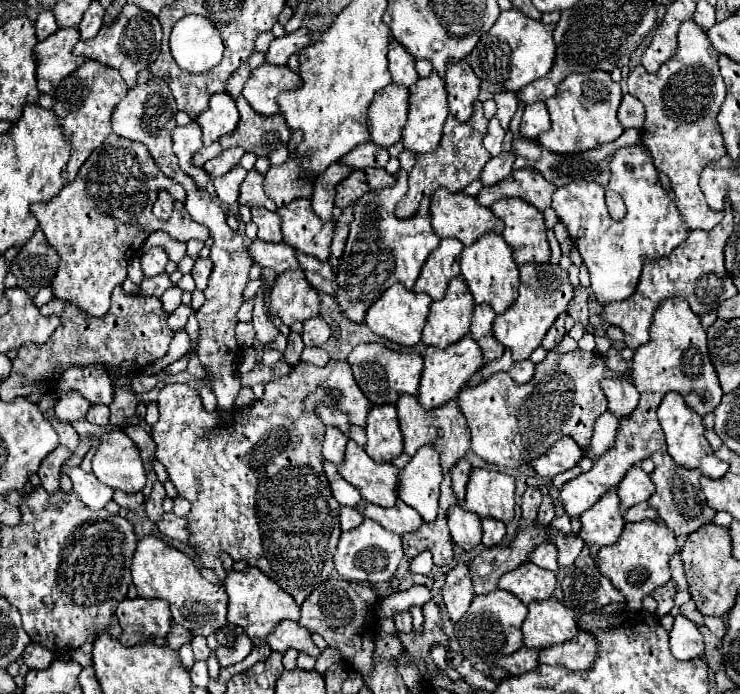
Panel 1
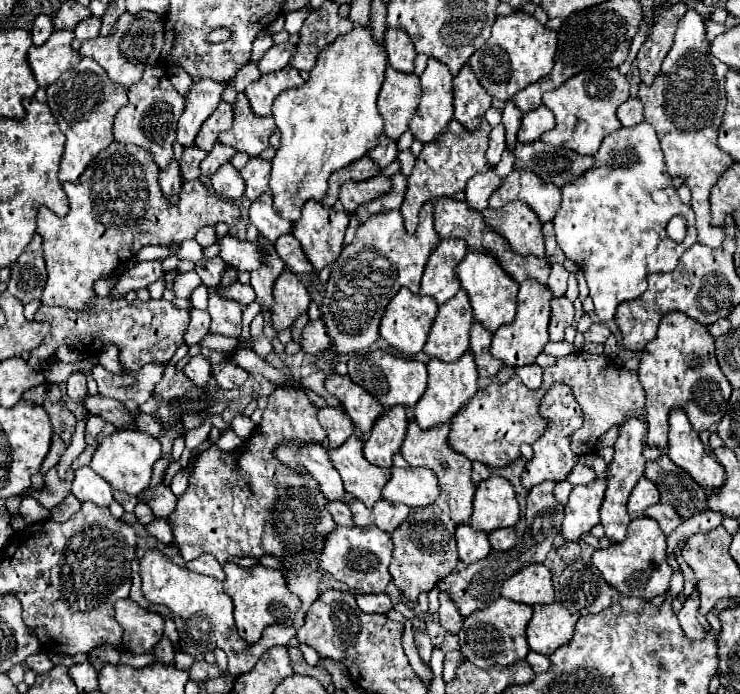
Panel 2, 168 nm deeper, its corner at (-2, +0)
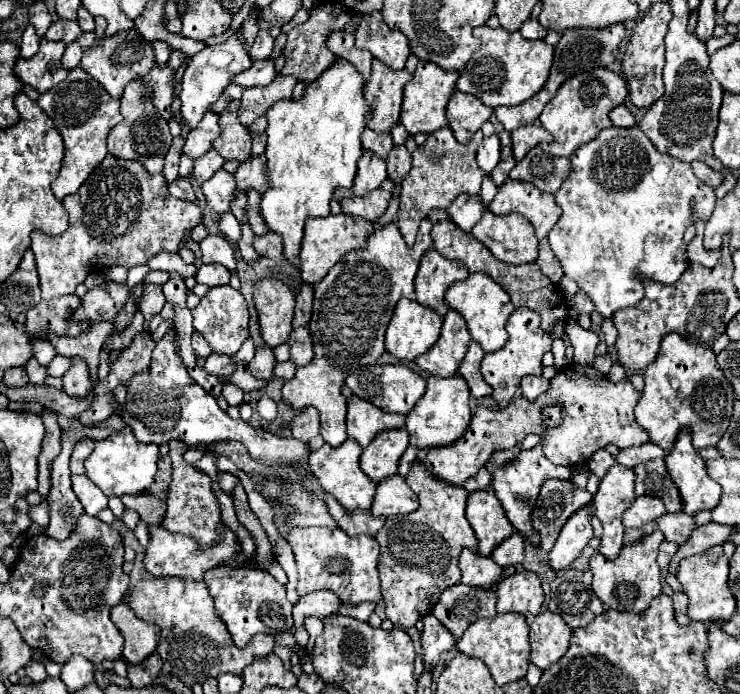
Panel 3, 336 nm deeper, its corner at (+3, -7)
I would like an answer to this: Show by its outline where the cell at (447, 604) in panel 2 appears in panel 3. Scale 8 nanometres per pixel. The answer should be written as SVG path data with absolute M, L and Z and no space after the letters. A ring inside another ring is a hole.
M426 615L422 619L424 623L424 631L422 631L422 649L424 649L424 667L428 671L434 671L442 653L450 651L456 643L456 639L452 639L452 635L448 635L446 627L440 627L440 623L436 623L434 615Z

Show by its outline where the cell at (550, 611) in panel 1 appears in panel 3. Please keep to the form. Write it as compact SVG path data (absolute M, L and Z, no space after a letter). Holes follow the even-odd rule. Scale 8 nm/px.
M550 611L526 615L526 623L530 627L530 645L532 645L530 661L544 671L568 651L572 629L560 619L560 615Z

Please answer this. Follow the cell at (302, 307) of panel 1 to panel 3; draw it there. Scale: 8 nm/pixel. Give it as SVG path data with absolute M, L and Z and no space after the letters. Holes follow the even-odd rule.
M266 277L254 283L254 305L264 343L272 349L286 343L292 333L294 293L278 279Z

